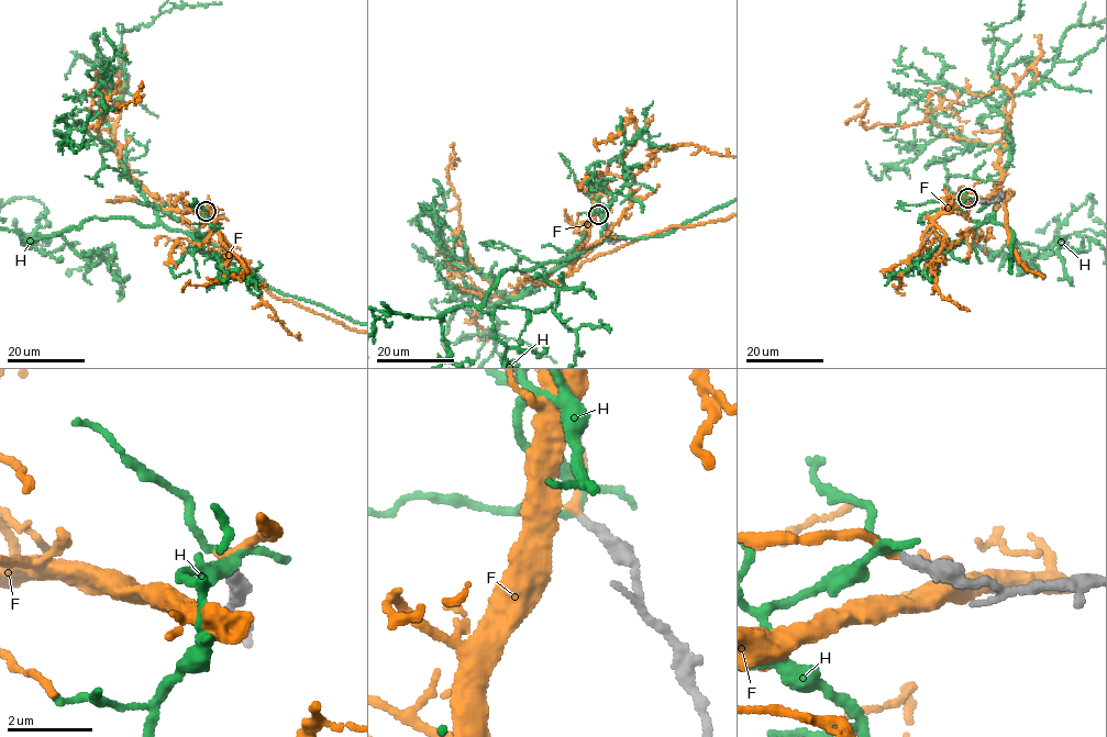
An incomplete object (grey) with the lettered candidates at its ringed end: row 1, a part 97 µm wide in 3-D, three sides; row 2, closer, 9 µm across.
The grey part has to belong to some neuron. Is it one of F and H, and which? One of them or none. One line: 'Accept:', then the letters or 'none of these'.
Accept: F

